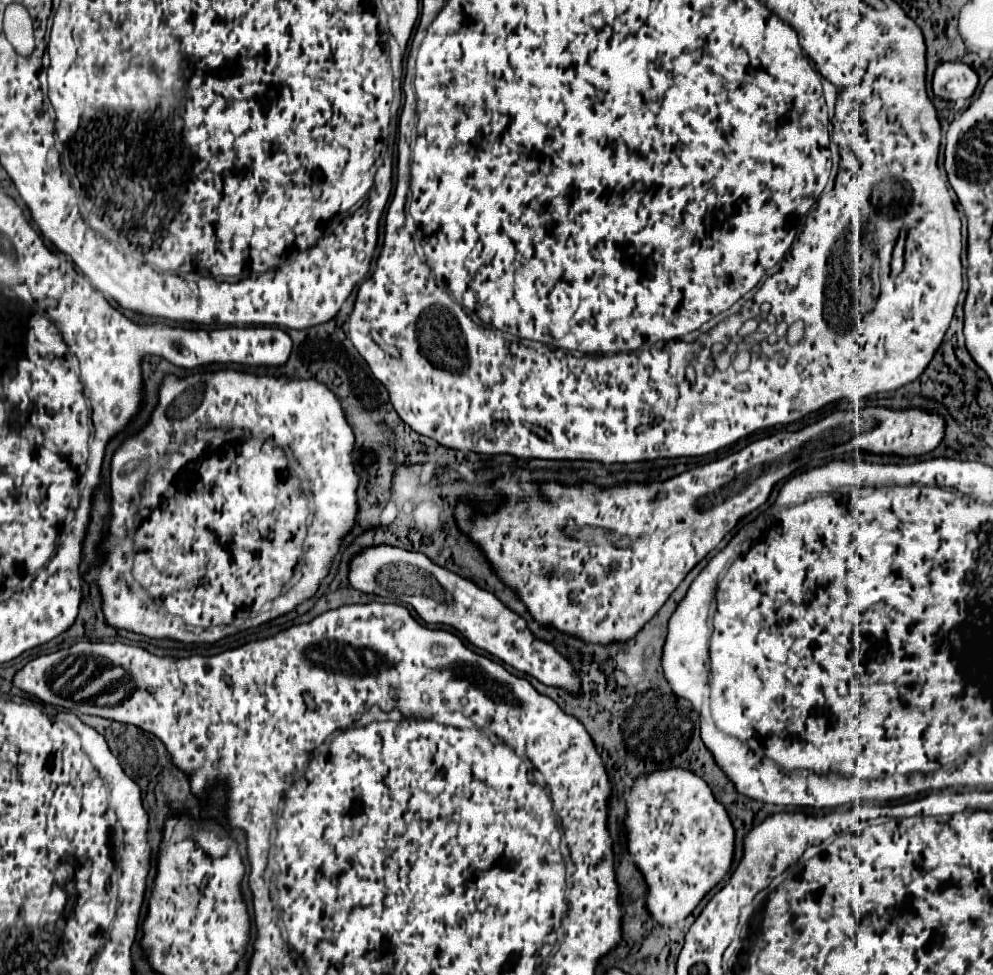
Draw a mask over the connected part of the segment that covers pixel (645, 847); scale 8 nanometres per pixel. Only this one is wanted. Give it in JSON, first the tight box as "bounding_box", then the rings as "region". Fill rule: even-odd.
{"bounding_box":[623,768,735,926],"region":[[[669,768],[663,772],[651,772],[649,776],[639,776],[639,780],[631,784],[631,792],[625,796],[625,808],[623,834],[627,838],[631,862],[639,868],[639,872],[643,872],[643,880],[647,884],[647,912],[651,912],[653,920],[661,926],[675,926],[685,920],[703,896],[731,870],[735,858],[735,830],[729,814],[713,798],[707,782],[687,768]]]}

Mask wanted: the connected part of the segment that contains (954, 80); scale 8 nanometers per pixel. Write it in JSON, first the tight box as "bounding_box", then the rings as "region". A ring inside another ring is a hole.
{"bounding_box":[933,62,977,100],"region":[[[943,62],[933,74],[933,94],[943,100],[971,98],[977,88],[977,74],[963,62]]]}

